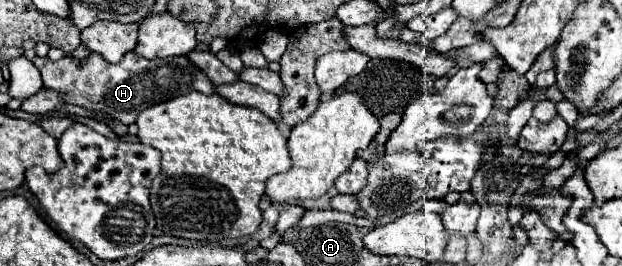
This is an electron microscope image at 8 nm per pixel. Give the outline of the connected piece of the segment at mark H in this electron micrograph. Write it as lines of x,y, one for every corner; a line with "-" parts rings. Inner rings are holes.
128,51
120,63
106,63
106,59
96,53
90,53
90,57
86,59
64,57
60,61
50,61
48,57
34,57
32,63
42,73
44,87
62,93
66,103
80,105
84,109
106,111
124,125
132,125
138,113
144,111
144,107
152,107
178,95
186,95
188,91
214,95
216,89
214,83
206,77
206,73
198,69
186,55
150,61
138,57
134,51

